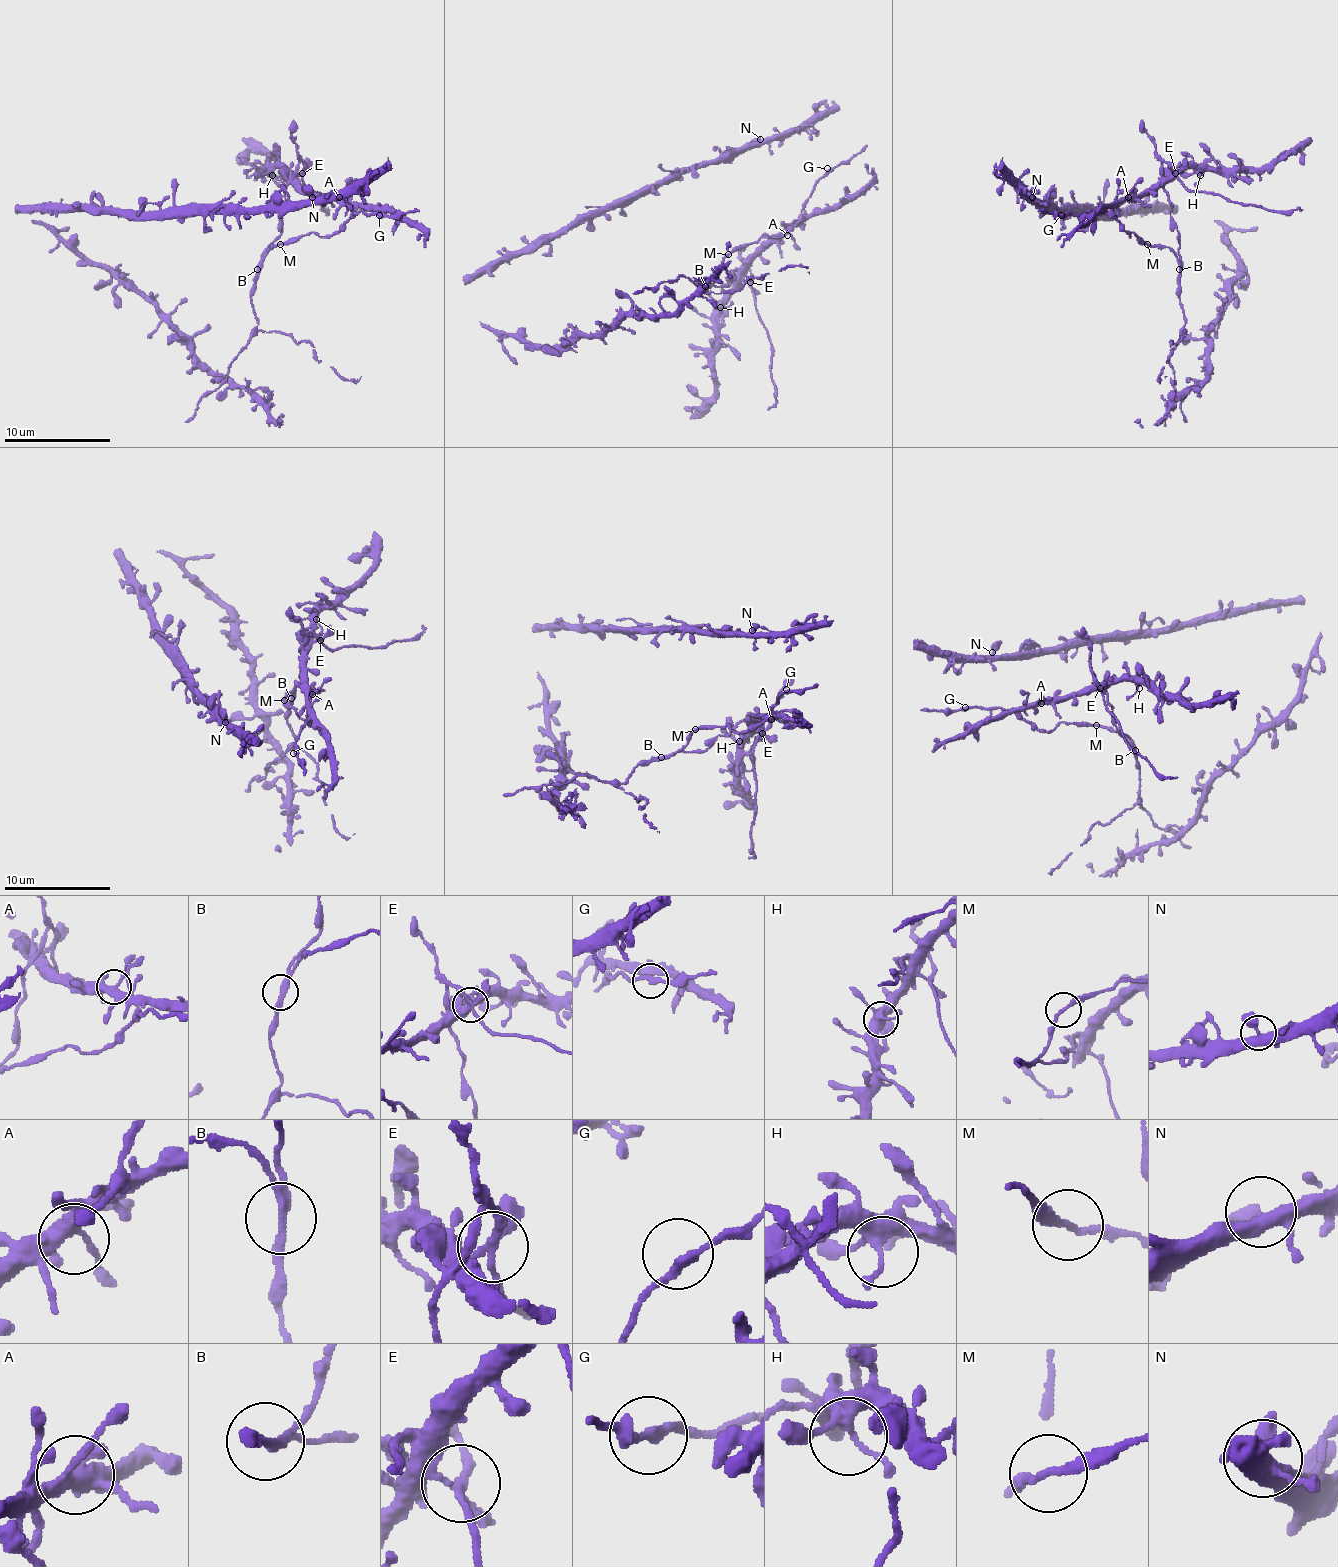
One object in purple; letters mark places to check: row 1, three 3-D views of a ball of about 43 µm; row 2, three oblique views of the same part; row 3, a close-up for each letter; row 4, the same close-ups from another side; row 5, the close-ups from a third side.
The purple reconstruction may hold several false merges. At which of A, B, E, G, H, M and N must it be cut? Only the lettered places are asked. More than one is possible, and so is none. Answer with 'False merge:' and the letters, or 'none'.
False merge: B, E

